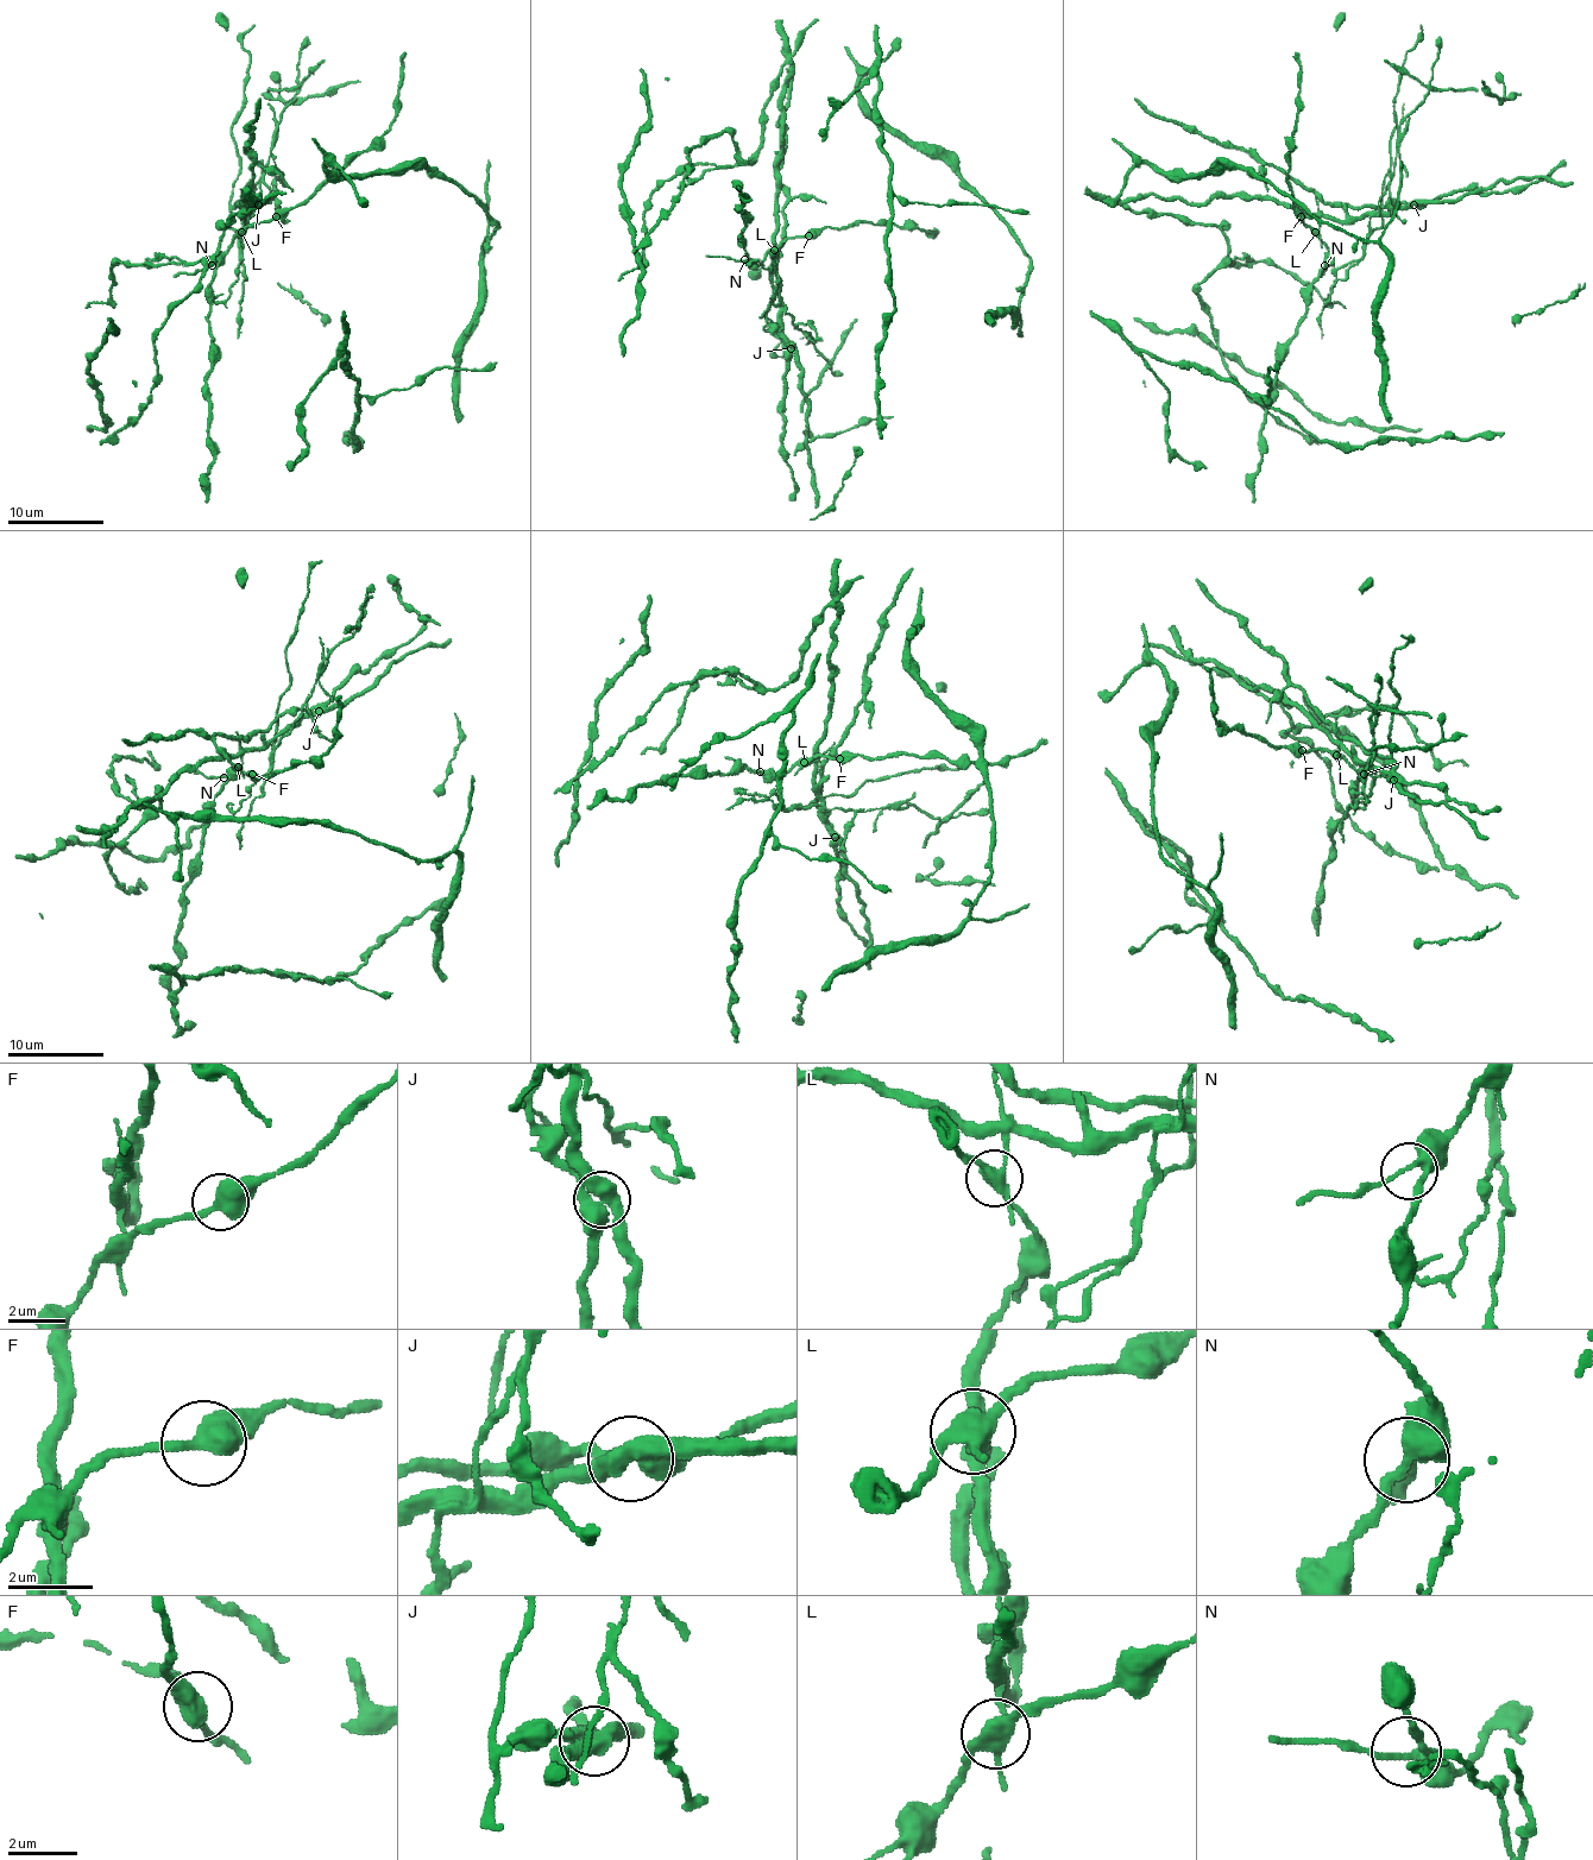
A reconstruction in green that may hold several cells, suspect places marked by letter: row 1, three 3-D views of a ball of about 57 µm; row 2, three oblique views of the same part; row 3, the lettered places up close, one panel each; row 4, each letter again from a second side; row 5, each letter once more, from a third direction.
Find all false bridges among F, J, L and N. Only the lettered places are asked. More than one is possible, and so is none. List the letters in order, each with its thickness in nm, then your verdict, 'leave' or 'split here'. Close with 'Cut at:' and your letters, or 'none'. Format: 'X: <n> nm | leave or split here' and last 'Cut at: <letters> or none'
F: 500 nm | leave
J: 500 nm | split here
L: 400 nm | split here
N: 260 nm | leave
Cut at: J, L

